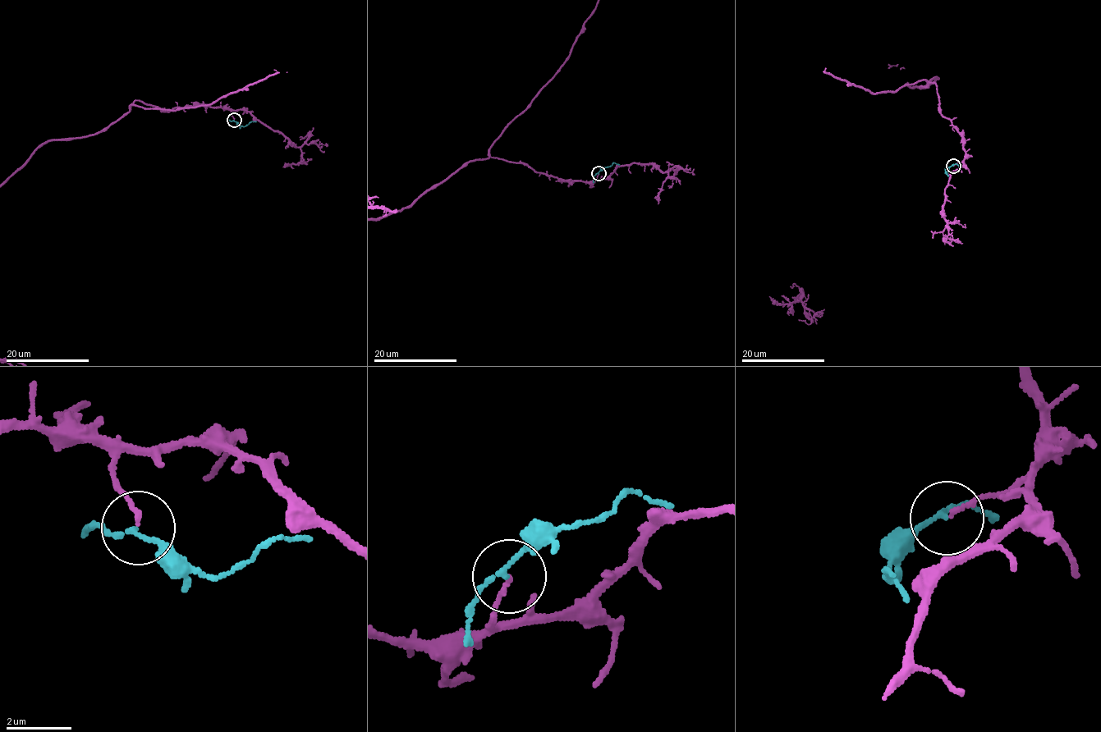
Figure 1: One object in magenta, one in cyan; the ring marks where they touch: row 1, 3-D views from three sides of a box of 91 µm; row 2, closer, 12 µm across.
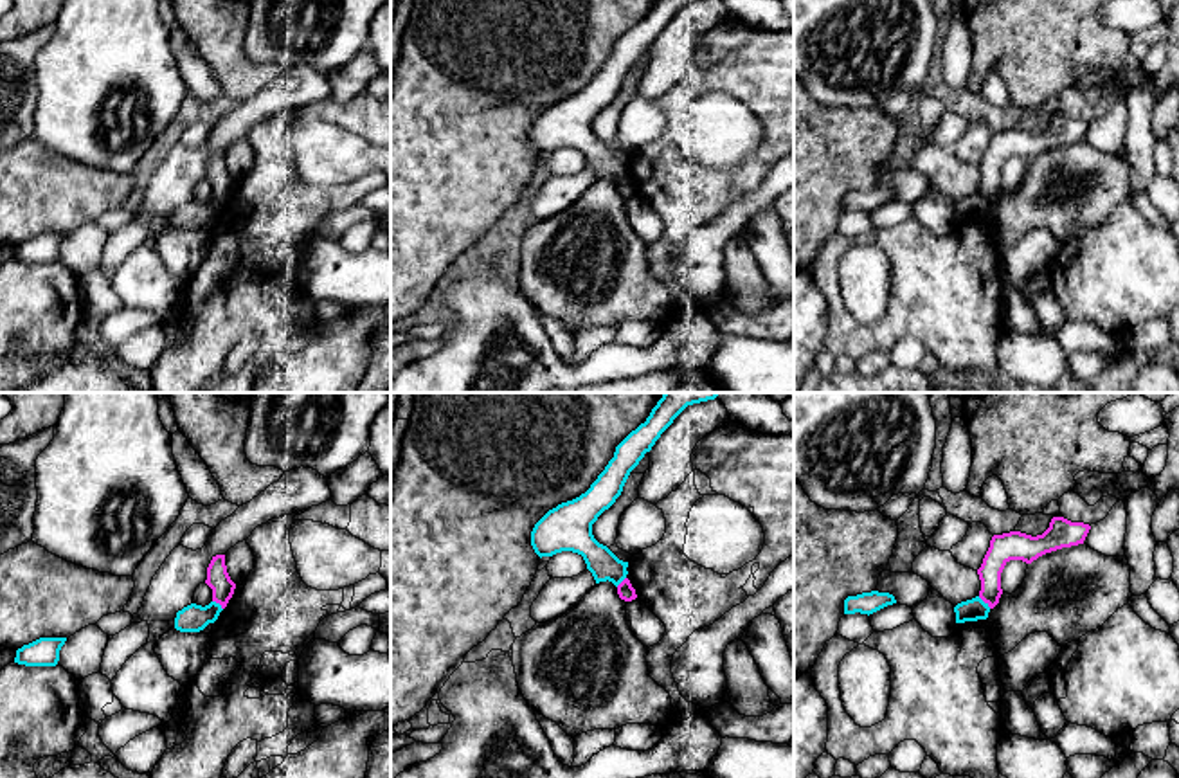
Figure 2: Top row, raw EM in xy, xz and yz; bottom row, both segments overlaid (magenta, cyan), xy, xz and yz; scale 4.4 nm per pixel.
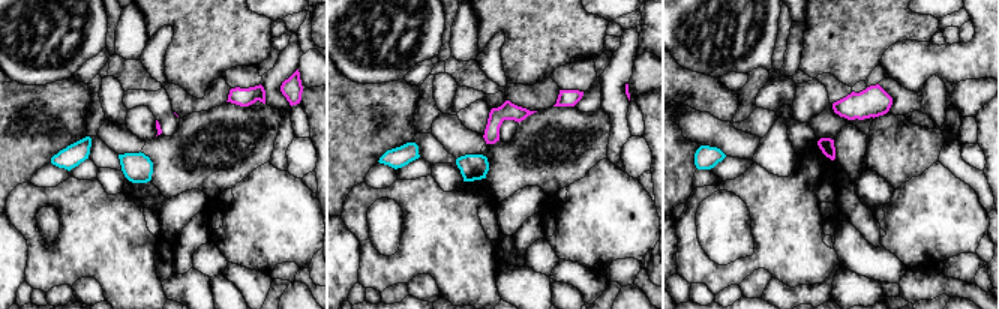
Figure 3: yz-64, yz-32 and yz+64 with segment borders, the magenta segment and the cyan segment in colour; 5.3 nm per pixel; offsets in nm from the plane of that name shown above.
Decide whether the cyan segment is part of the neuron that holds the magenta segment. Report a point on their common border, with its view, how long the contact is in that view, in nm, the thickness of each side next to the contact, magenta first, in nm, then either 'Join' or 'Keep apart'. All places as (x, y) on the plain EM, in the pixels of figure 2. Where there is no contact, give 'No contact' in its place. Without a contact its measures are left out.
Touches magenta at yz (985, 199). Shared border 80 nm. Thickness 120 nm (magenta) against 100 nm. Keep apart

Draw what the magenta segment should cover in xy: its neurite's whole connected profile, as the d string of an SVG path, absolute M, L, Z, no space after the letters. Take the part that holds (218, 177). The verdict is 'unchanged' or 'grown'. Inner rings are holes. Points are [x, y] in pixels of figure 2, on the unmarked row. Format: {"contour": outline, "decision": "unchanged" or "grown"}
{"contour": "M225 151L212 153L207 164L205 180L212 185L212 198L220 200L221 205L225 205L236 185L236 180L227 169Z", "decision": "unchanged"}

